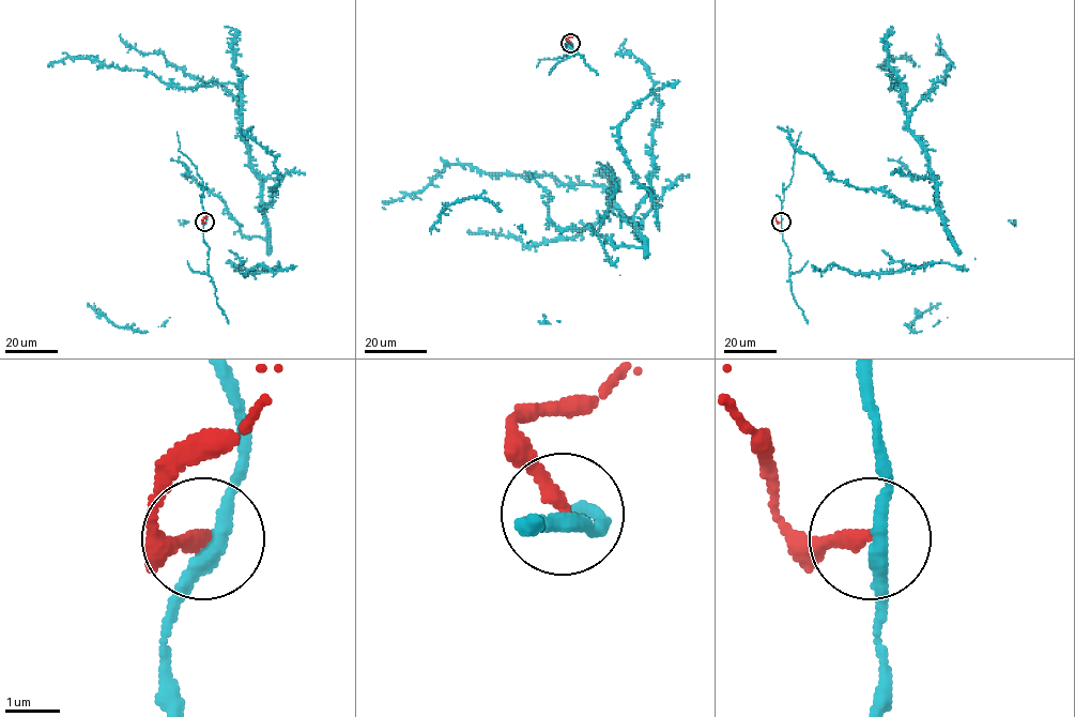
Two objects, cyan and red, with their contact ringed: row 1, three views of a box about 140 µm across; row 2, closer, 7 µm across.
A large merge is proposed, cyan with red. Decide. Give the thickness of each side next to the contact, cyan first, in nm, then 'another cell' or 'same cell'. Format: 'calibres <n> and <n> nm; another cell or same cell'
calibres 280 and 280 nm; same cell

